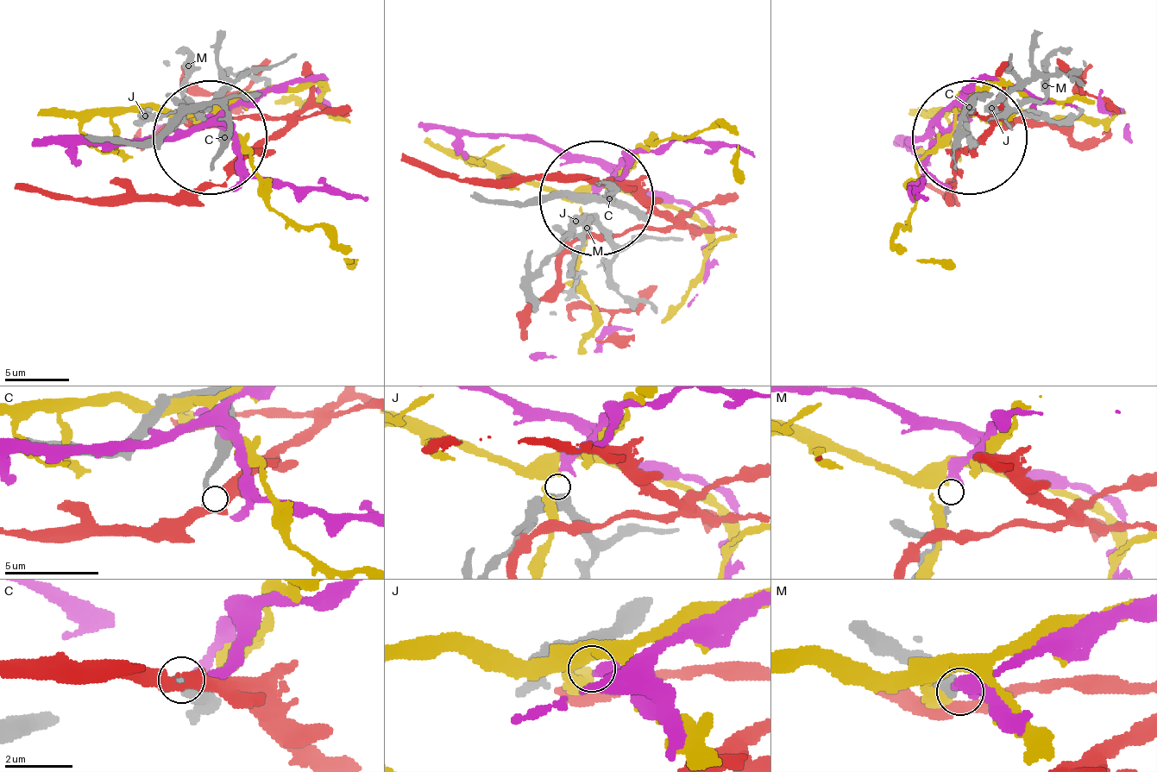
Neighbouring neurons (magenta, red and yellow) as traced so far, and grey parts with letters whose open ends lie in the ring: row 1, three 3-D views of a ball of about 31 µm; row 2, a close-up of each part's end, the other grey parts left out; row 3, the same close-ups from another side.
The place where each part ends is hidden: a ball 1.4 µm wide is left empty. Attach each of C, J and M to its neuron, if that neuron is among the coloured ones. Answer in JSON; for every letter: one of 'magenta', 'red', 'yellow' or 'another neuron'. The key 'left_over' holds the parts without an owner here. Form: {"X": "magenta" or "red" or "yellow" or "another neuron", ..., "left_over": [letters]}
{"C": "another neuron", "J": "another neuron", "M": "magenta", "left_over": ["C", "J"]}

